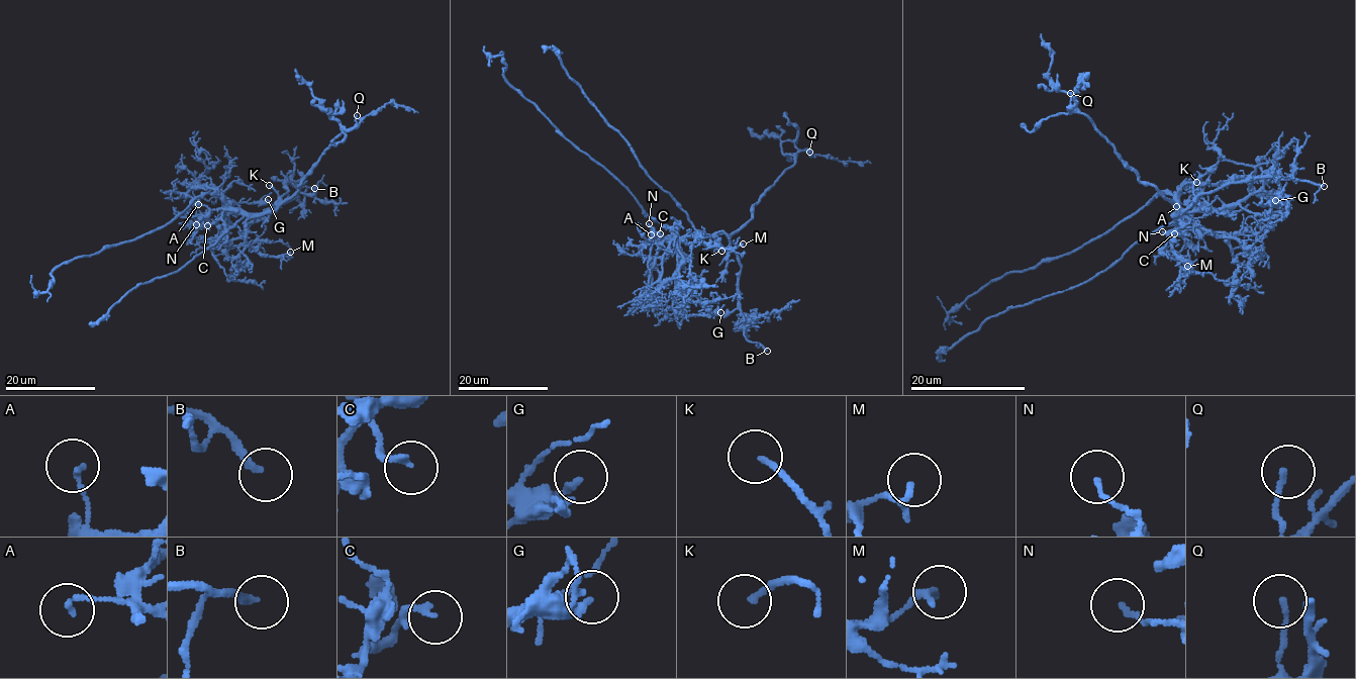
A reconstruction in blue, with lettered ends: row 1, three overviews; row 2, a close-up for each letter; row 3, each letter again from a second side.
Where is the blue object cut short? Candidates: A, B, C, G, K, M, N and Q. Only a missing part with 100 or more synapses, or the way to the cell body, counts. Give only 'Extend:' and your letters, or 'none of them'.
Extend: B

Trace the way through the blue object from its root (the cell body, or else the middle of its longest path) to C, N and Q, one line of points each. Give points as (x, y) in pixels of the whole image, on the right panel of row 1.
C: (1170, 194), (1182, 211), (1174, 233)
N: (1170, 194), (1182, 211), (1179, 231), (1174, 234), (1162, 231)
Q: (1170, 194), (1180, 208), (1179, 217), (1176, 208), (1152, 184), (1139, 179), (1084, 114), (1070, 111), (1070, 93)

